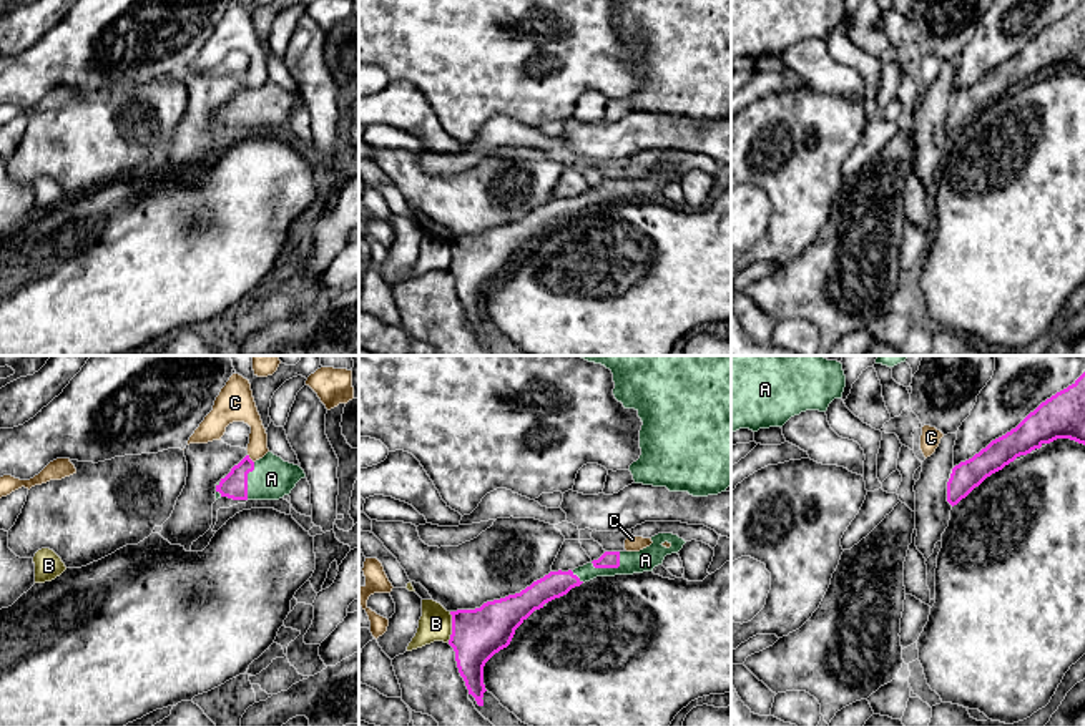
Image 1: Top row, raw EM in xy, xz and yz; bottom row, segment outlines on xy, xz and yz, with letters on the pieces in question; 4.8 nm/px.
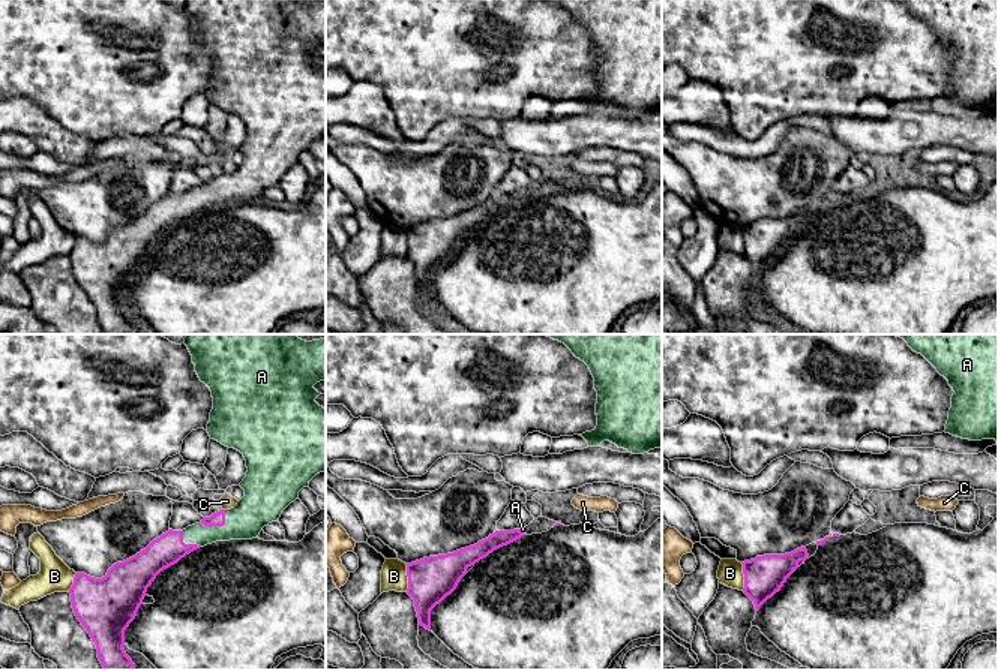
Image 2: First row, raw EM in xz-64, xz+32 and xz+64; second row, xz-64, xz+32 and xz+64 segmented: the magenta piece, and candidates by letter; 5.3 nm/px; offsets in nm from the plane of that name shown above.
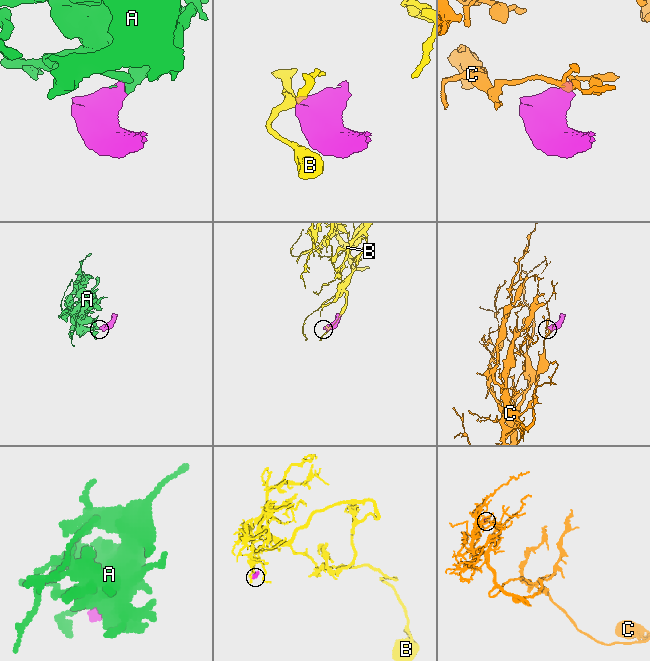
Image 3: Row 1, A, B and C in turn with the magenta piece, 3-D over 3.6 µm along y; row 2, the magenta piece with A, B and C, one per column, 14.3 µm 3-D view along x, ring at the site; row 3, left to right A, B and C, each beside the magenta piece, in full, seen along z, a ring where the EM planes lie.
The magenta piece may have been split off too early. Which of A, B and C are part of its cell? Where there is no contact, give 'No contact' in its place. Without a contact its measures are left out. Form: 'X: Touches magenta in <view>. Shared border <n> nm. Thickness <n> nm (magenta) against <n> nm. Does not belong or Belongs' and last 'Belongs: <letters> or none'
A: Touches magenta in xz. Shared border 160 nm. Thickness 80 nm (magenta) against 110 nm. Belongs
B: Touches magenta in xz. Shared border 150 nm. Thickness 240 nm (magenta) against 160 nm. Does not belong
C: Touches magenta in xy. Shared border 50 nm. Thickness 130 nm (magenta) against 130 nm. Does not belong
Belongs: A

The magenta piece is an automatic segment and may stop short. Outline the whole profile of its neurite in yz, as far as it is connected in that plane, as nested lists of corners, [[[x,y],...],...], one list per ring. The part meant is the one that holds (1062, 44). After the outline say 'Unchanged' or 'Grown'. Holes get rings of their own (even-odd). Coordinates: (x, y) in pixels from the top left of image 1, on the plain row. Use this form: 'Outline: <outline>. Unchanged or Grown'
Outline: [[[1085,0],[1030,40],[1015,56],[952,96],[947,130],[954,135],[987,105],[1043,71],[1070,66],[1085,73]]]. Unchanged

